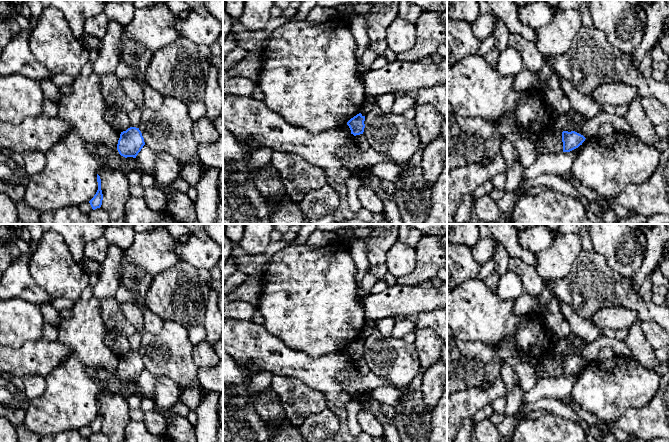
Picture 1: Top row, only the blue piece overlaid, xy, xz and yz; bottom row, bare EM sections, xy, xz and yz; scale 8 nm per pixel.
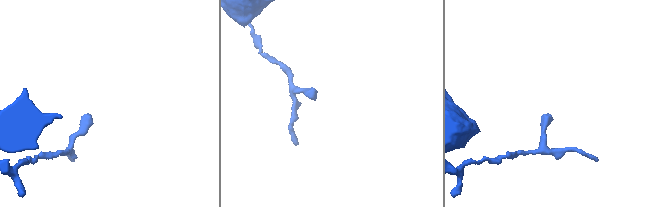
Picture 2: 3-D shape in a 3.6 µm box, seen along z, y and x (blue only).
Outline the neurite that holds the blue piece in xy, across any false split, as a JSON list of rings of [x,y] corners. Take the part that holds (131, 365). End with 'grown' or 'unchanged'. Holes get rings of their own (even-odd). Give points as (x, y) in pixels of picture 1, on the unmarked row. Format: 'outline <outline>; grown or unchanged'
outline [[[130,351],[126,355],[121,356],[117,374],[125,382],[136,382],[144,369],[144,362],[139,352]]]; unchanged

